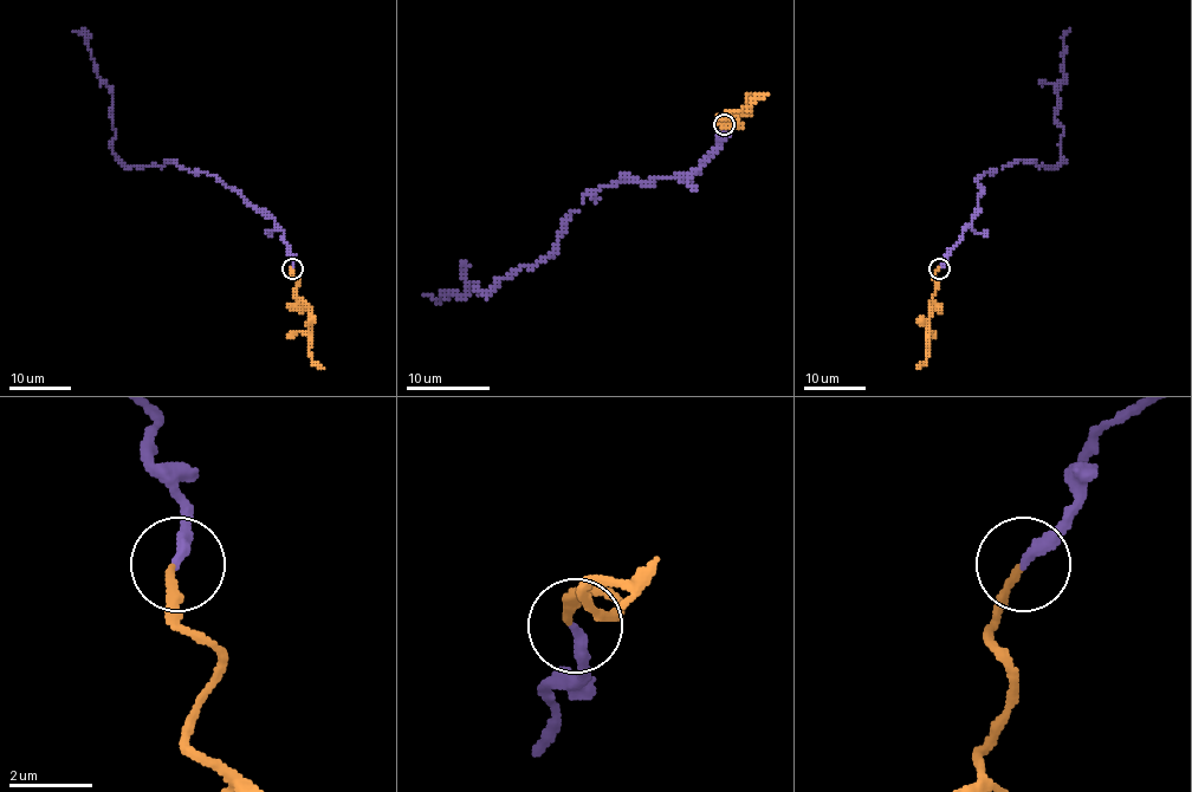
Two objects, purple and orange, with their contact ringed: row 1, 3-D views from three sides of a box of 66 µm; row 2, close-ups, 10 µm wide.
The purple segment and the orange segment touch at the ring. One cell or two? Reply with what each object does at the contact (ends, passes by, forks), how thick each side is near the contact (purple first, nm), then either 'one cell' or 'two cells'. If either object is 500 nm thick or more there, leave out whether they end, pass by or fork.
purple ends there; orange ends there; 280 nm thick on the purple side, 200 nm on the other; one cell

